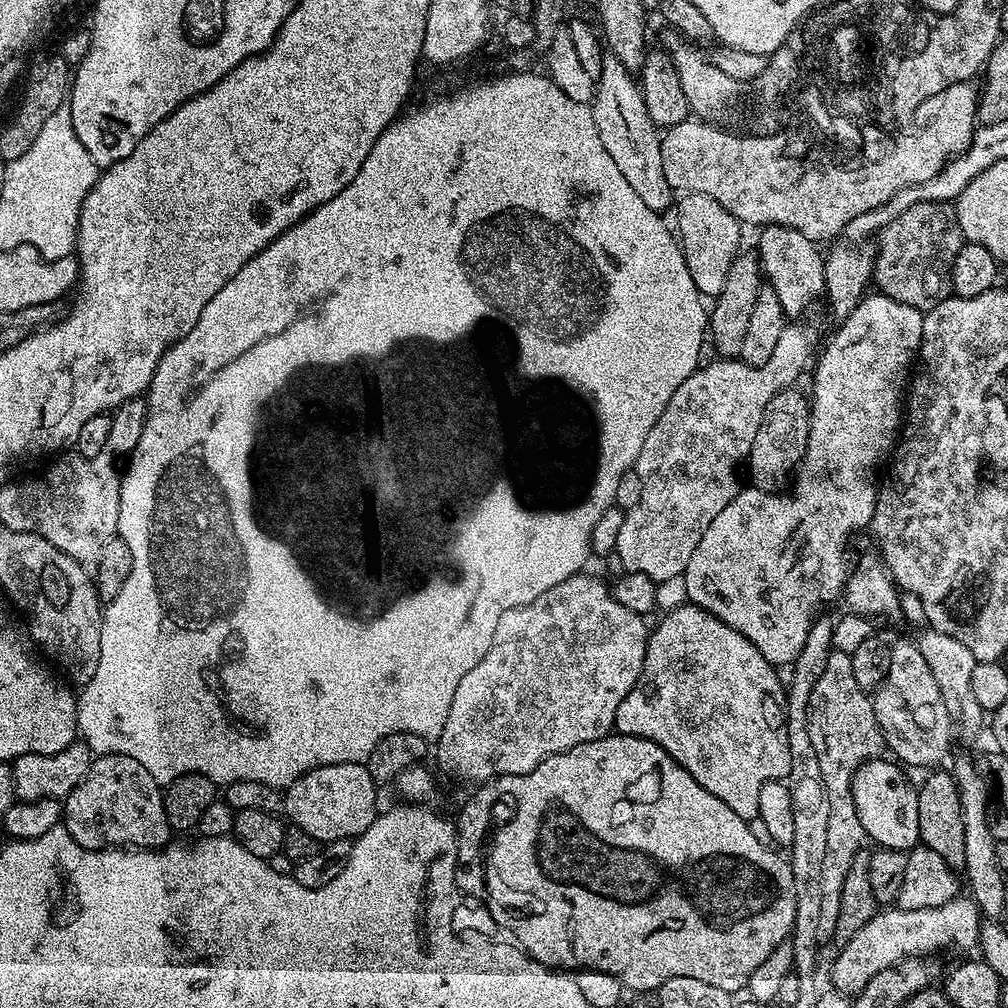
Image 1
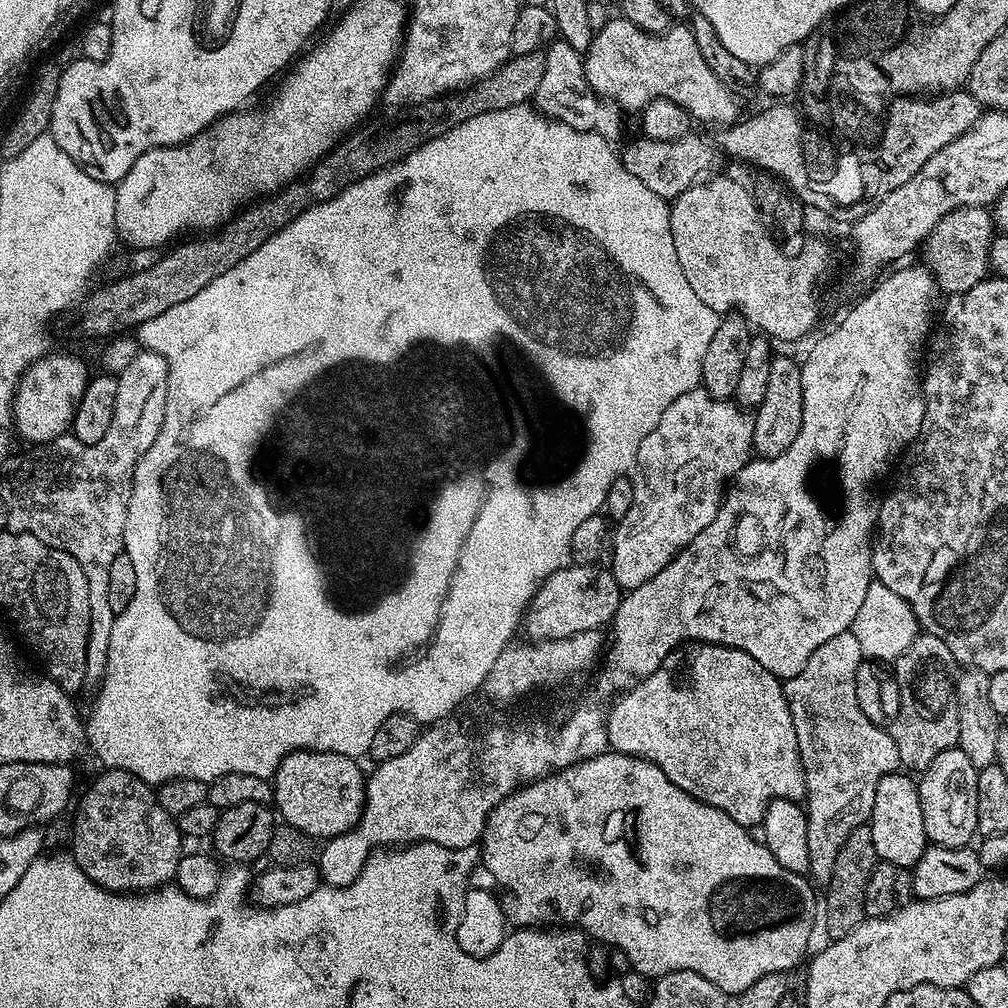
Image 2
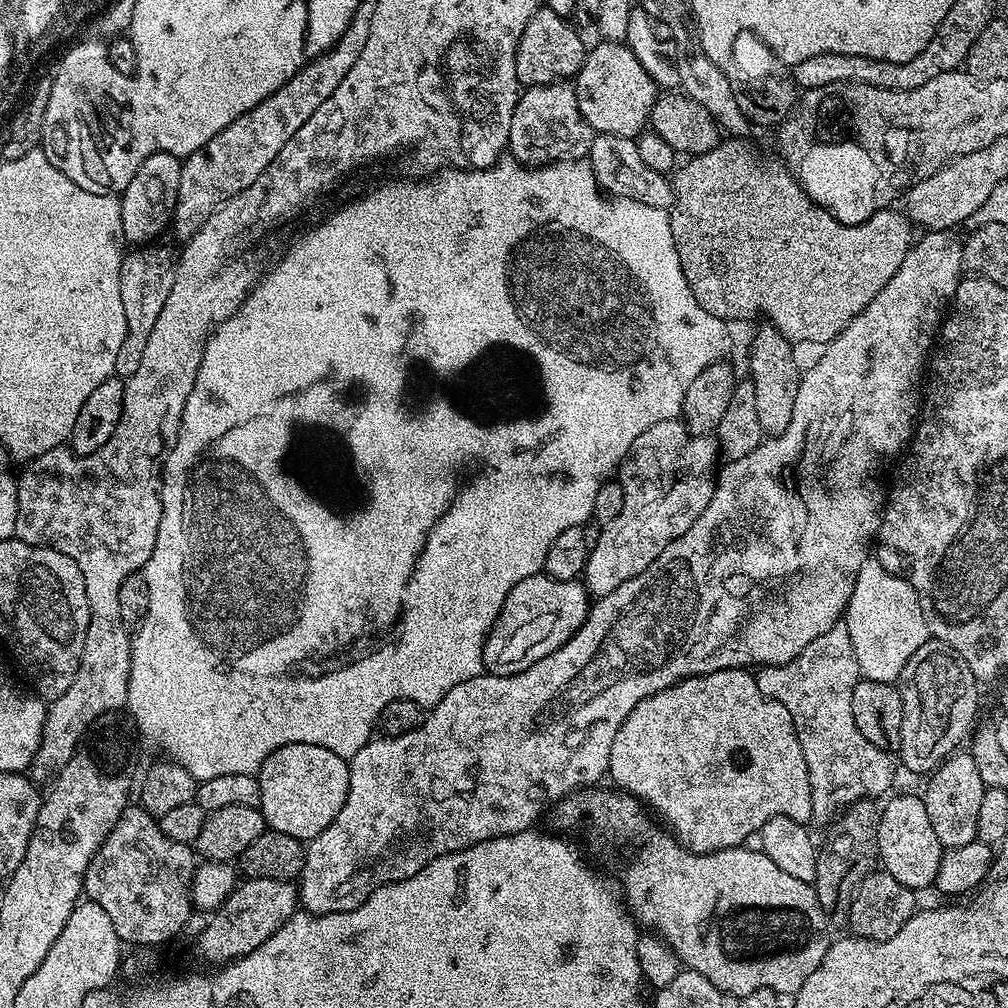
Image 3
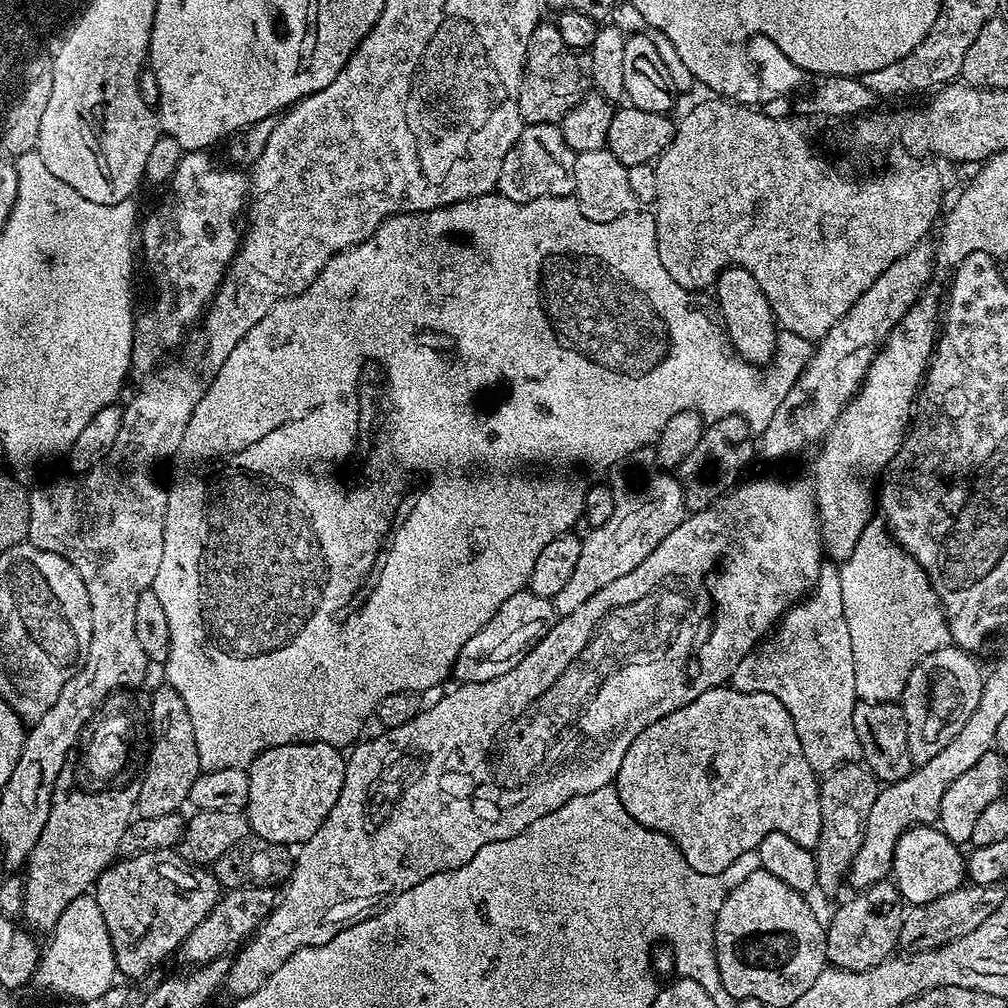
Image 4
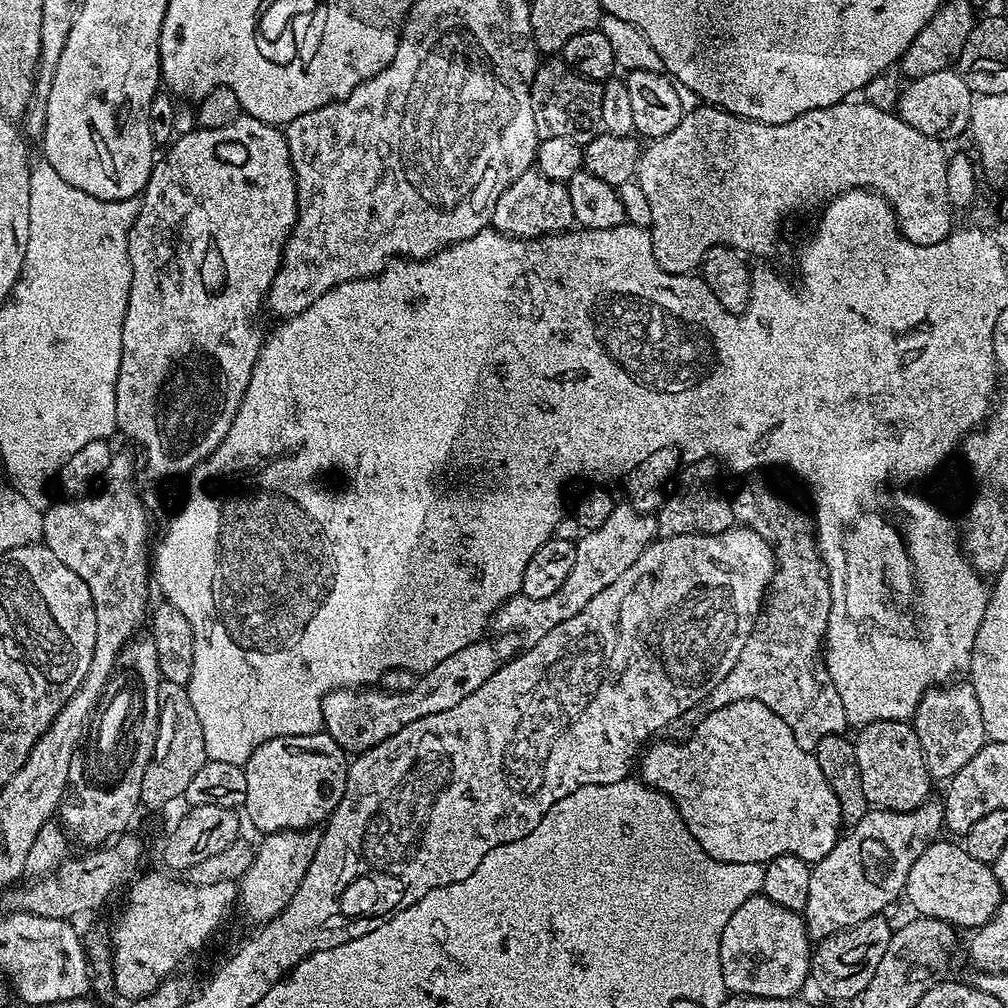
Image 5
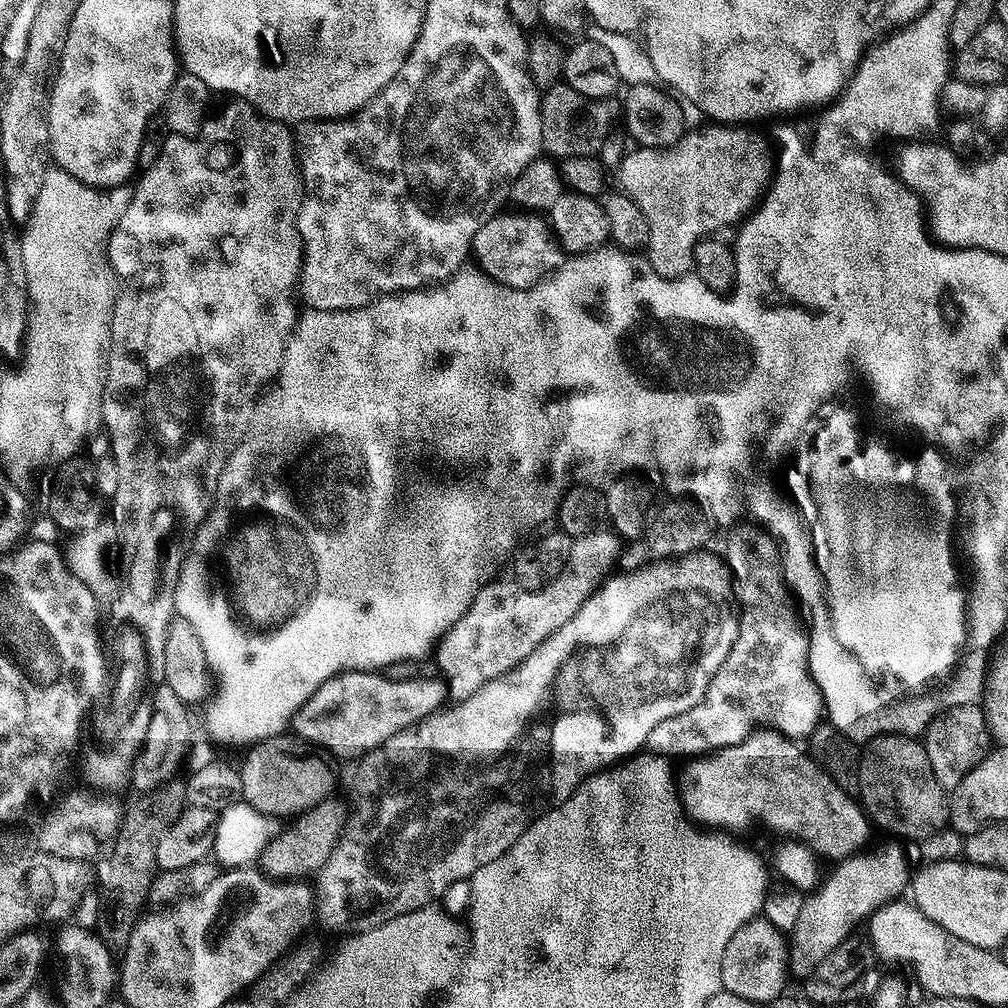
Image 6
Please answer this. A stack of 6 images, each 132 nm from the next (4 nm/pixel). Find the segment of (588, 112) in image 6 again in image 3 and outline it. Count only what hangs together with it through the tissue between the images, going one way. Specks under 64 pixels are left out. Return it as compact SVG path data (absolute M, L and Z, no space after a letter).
M543 6L537 7L534 15L526 22L526 30L522 30L522 38L516 47L516 78L521 85L564 82L576 75L584 62L586 45L584 46L583 38L568 23L565 17L554 14L554 10Z

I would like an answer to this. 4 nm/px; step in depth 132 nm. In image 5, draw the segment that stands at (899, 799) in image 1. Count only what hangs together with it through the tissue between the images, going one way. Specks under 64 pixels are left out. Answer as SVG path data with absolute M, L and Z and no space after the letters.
M941 838L935 844L918 854L918 862L910 866L908 881L903 895L912 903L913 913L945 920L957 929L975 930L981 928L1000 908L1002 893L998 878L994 878L989 865L970 858L959 844L947 844Z

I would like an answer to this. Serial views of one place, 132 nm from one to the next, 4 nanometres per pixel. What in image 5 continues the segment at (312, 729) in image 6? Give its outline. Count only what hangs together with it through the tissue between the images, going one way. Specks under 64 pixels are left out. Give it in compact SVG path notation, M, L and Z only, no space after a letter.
M500 634L496 640L481 638L470 646L462 646L458 654L450 654L450 658L442 658L438 666L428 668L420 676L418 686L414 690L406 690L406 694L386 692L376 686L363 688L336 688L324 695L322 702L323 731L338 742L345 754L359 754L378 746L378 742L386 742L402 726L410 726L410 722L418 722L423 716L442 714L442 710L450 710L450 706L458 706L466 694L474 694L490 674L494 674L507 660L517 655L517 637L512 634Z

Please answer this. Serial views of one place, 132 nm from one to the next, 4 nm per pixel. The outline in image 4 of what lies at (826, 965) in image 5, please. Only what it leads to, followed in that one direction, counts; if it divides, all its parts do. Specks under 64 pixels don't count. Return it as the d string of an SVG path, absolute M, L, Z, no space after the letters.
M892 882L870 884L852 895L856 896L833 914L832 921L827 921L828 964L847 972L861 972L878 966L897 951L906 908Z

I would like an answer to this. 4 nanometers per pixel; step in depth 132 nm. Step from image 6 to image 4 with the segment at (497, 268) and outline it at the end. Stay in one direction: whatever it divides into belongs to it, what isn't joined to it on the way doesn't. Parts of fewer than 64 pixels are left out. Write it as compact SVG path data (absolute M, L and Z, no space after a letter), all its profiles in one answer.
M559 123L524 124L518 134L518 142L506 154L502 162L502 174L496 188L499 195L510 198L510 202L525 204L534 198L547 196L570 196L575 193L574 162L576 152L567 145Z

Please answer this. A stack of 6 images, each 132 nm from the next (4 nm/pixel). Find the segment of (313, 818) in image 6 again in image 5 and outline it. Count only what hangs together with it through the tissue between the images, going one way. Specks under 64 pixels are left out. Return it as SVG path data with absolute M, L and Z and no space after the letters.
M313 826L303 830L295 828L285 832L269 832L263 837L255 849L253 864L238 881L238 908L244 911L244 916L248 920L253 920L256 926L263 926L275 916L294 898L298 886L302 886L302 878L306 878L306 870L310 870L310 862L314 862L314 853L318 851L321 829Z

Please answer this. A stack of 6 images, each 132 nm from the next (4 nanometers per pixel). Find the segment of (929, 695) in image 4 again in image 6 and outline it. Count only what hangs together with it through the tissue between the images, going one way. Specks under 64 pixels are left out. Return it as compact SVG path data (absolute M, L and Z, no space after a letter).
M975 702L946 709L939 716L935 716L924 729L922 743L936 781L945 790L956 788L958 782L962 782L962 778L966 778L966 774L974 770L974 766L986 755L989 747L990 737L984 721L983 707Z

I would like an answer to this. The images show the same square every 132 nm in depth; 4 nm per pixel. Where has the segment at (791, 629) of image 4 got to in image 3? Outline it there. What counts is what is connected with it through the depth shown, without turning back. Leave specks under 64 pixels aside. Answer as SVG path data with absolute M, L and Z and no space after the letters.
M844 622L835 624L830 630L826 630L826 634L814 638L814 642L810 642L810 646L806 646L806 650L798 654L798 658L785 664L761 667L755 673L755 678L762 694L782 702L782 706L790 710L790 718L794 722L798 742L802 746L802 758L806 758L806 770L810 774L810 806L815 823L831 825L832 821L854 802L880 798L891 786L897 768L893 757L874 746L874 742L866 742L862 730L858 730L854 722L854 686L862 675L858 658L855 657L854 643L851 642Z

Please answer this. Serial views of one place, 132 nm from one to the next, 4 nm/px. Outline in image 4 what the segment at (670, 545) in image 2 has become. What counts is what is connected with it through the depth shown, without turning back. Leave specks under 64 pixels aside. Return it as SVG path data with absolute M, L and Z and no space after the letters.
M628 466L617 467L611 473L614 514L610 514L610 522L591 529L587 533L589 536L583 537L582 555L578 557L574 575L554 597L560 616L578 610L578 606L582 606L586 598L598 594L602 586L610 586L610 582L622 578L622 574L630 574L630 570L641 564L652 553L654 546L658 546L658 542L662 542L662 538L666 538L666 534L670 534L670 530L674 530L685 518L683 490L675 475L660 474L664 476L648 476L644 480L642 469L624 467Z

